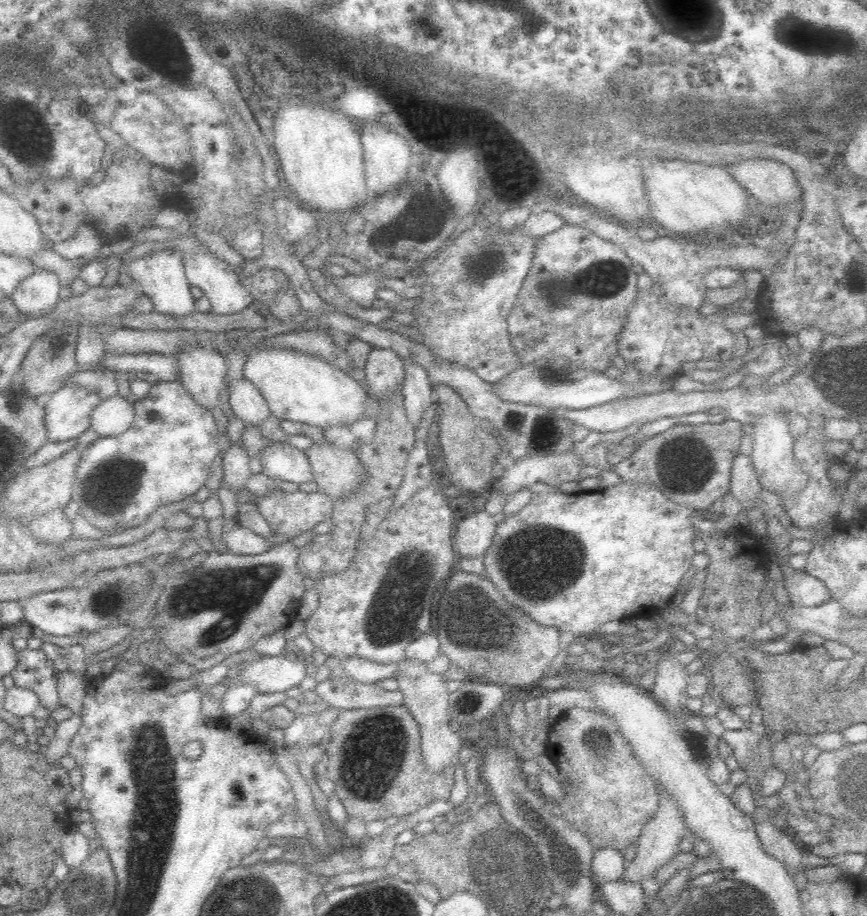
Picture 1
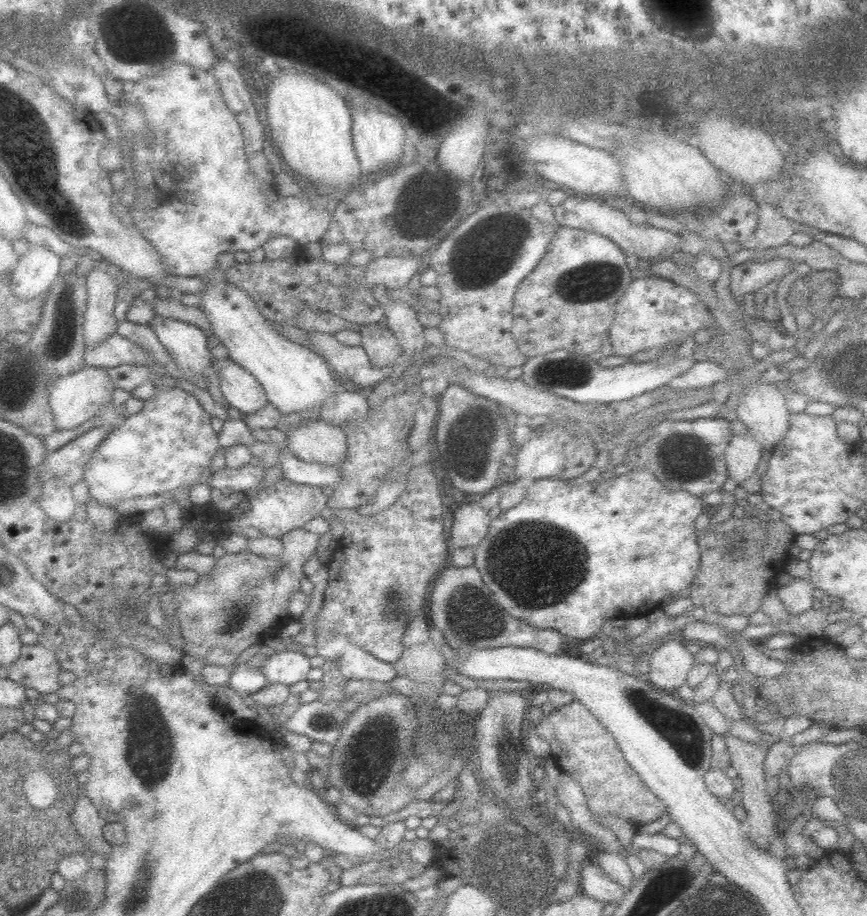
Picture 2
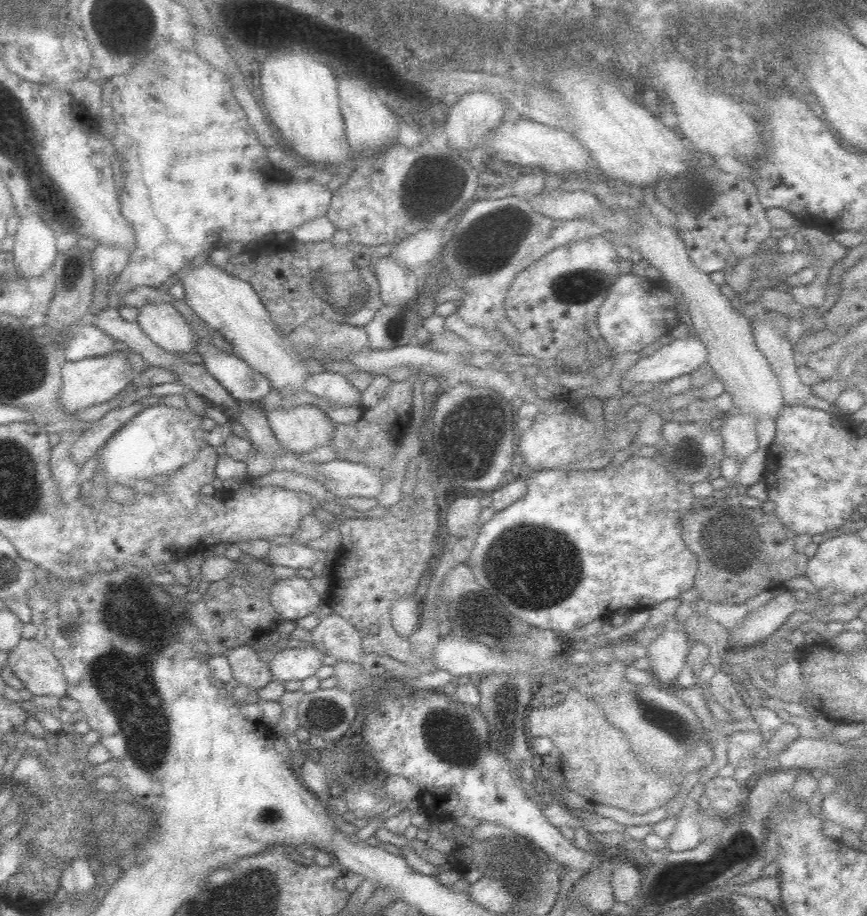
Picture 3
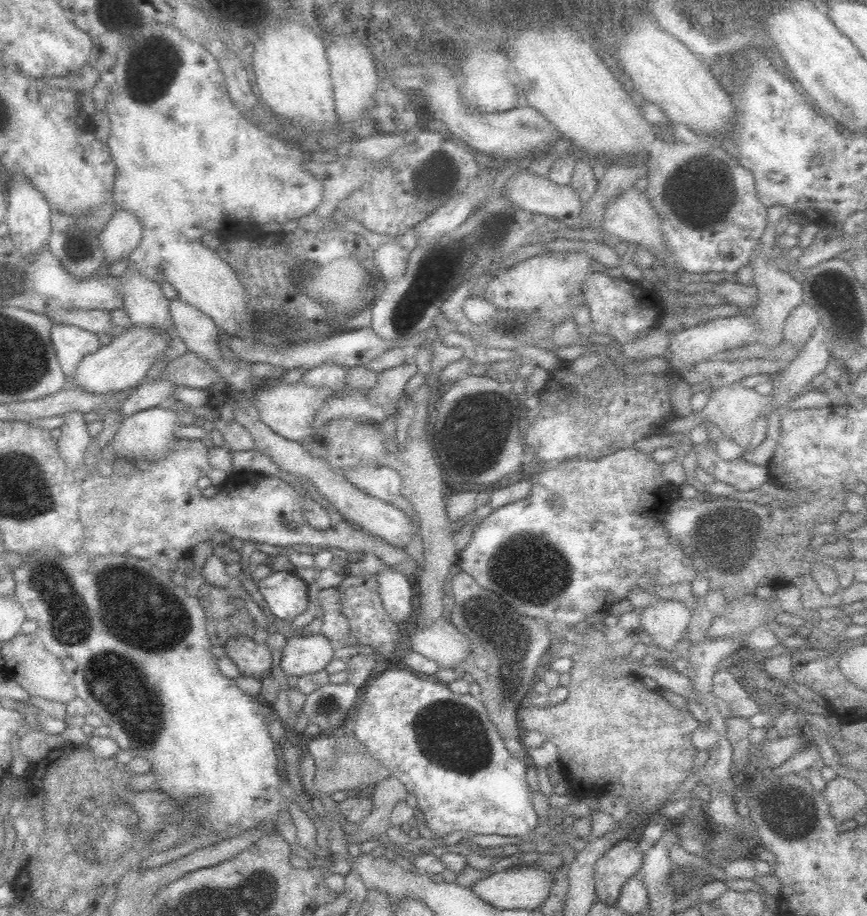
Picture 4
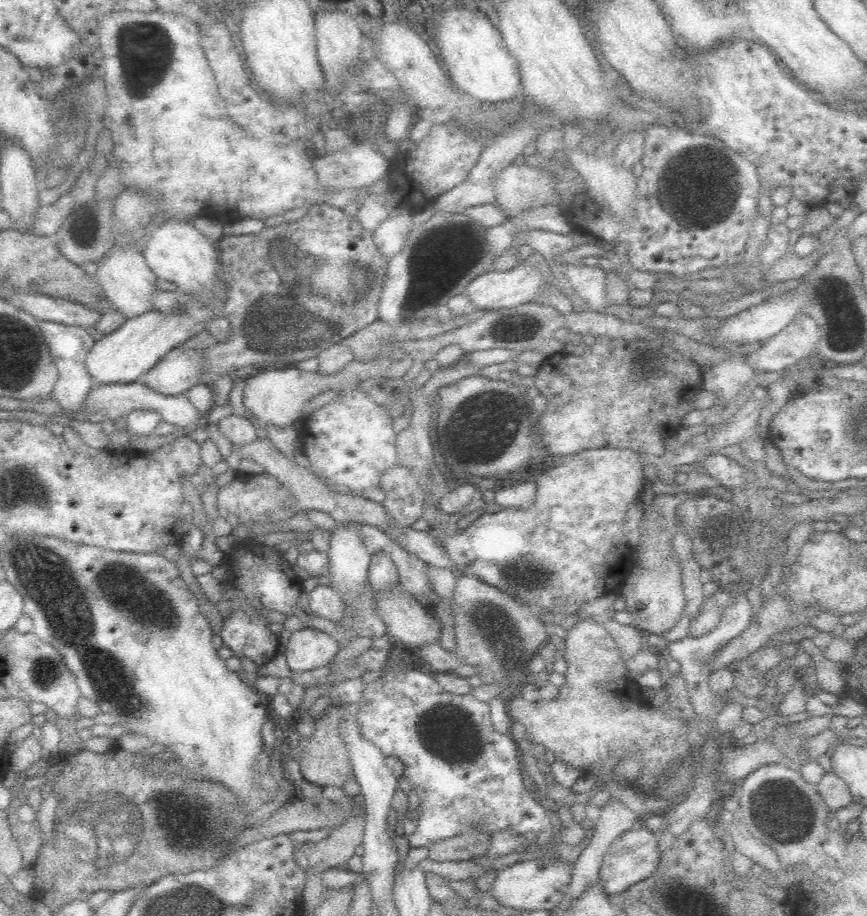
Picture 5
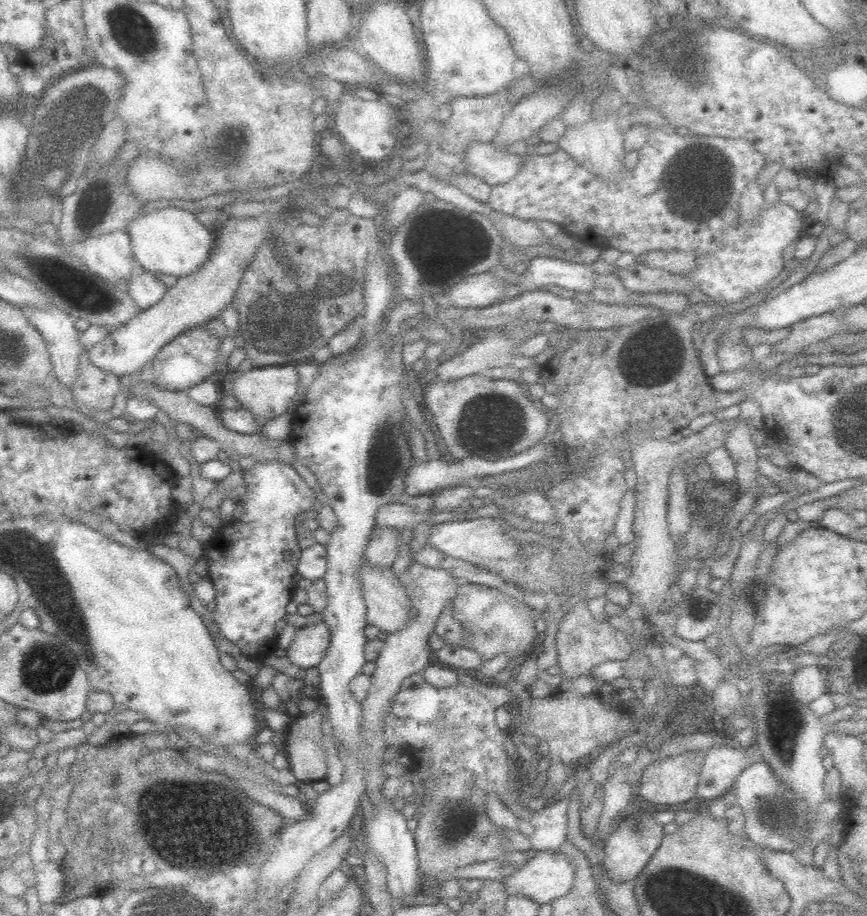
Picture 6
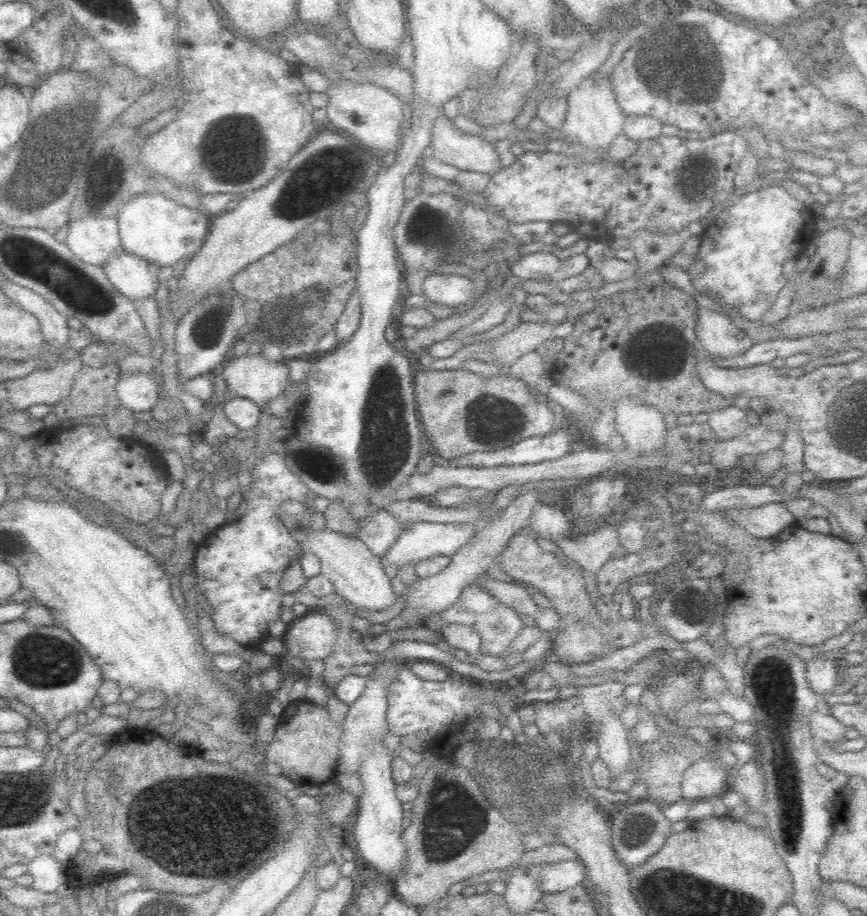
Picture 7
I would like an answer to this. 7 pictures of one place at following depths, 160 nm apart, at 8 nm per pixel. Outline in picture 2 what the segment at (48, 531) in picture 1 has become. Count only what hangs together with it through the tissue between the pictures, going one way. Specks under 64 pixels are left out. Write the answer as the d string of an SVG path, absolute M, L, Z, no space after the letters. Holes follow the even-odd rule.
M57 476L44 481L43 484L39 498L42 510L56 522L70 520L77 505L72 497L72 486Z

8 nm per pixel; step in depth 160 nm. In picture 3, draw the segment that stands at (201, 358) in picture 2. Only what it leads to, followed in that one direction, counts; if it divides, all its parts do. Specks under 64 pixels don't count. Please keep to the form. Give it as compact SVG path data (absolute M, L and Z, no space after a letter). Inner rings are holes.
M146 302L136 322L141 330L166 352L196 351L197 334L169 302Z

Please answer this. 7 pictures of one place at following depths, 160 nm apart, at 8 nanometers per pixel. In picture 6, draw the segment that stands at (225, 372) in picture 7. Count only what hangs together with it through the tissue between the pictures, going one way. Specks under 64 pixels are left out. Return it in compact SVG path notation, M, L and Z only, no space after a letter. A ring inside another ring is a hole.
M288 365L253 367L234 374L227 387L242 408L254 413L254 417L268 421L281 416L287 410L288 404L293 402L298 390L298 369Z

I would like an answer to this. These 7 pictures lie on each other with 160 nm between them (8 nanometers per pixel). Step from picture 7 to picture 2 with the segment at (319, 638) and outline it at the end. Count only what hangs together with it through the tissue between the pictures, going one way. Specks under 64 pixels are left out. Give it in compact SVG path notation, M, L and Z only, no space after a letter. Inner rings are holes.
M286 646L266 657L260 669L269 683L292 686L300 680L306 680L311 668L313 667L310 657L301 653L297 648Z

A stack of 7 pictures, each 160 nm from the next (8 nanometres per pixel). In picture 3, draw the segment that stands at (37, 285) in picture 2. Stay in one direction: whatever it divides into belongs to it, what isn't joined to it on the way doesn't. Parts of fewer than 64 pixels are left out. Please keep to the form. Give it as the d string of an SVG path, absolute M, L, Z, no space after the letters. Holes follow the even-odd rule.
M26 214L14 234L14 262L24 278L38 278L52 267L56 259L54 232L38 214Z

